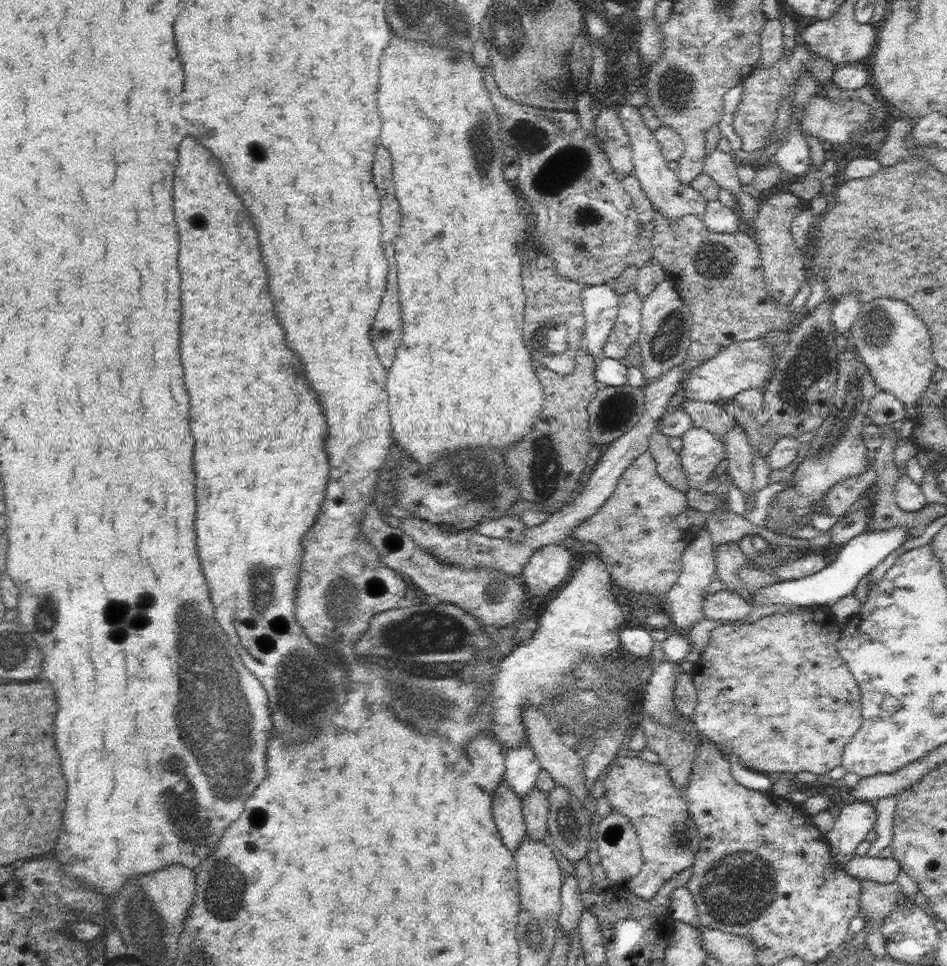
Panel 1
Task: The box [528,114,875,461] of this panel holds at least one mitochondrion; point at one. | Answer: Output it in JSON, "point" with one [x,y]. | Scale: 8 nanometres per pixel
{"point":[808,383]}

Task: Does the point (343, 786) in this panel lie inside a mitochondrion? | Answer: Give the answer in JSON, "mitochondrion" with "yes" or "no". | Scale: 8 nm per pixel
{"mitochondrion":"no"}

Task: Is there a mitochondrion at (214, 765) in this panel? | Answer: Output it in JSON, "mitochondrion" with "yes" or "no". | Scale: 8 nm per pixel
{"mitochondrion":"yes"}

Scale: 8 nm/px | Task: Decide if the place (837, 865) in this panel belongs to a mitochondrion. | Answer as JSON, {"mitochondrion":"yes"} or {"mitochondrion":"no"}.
{"mitochondrion":"no"}

